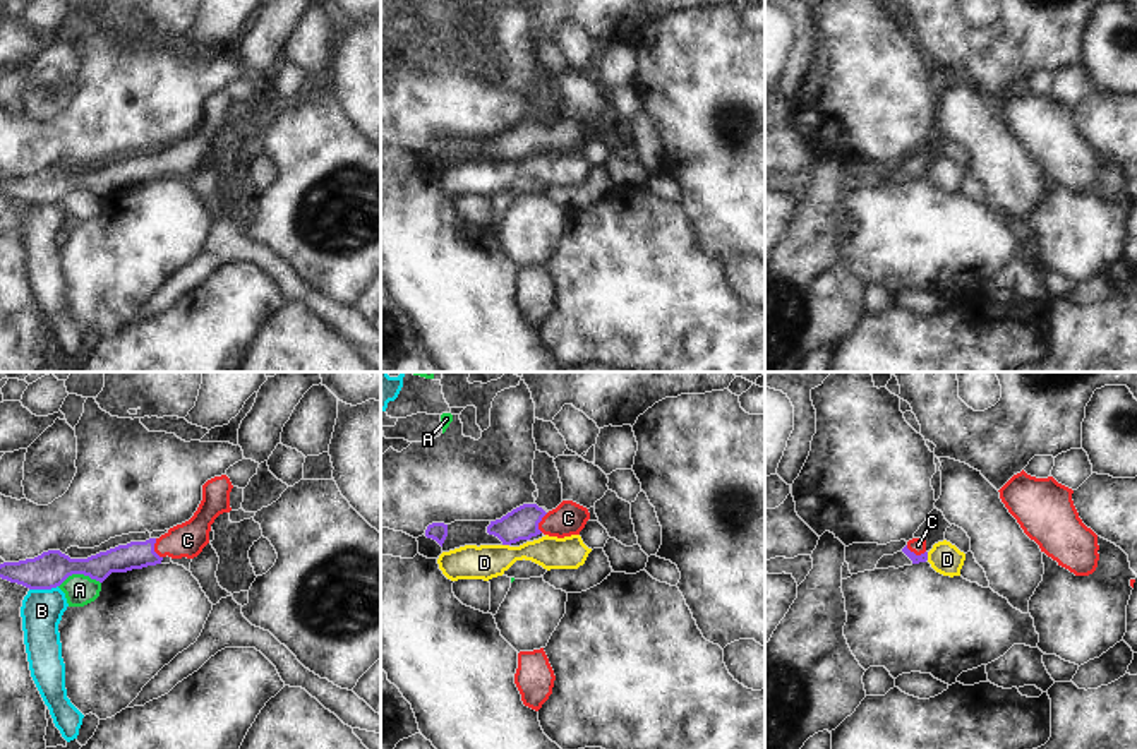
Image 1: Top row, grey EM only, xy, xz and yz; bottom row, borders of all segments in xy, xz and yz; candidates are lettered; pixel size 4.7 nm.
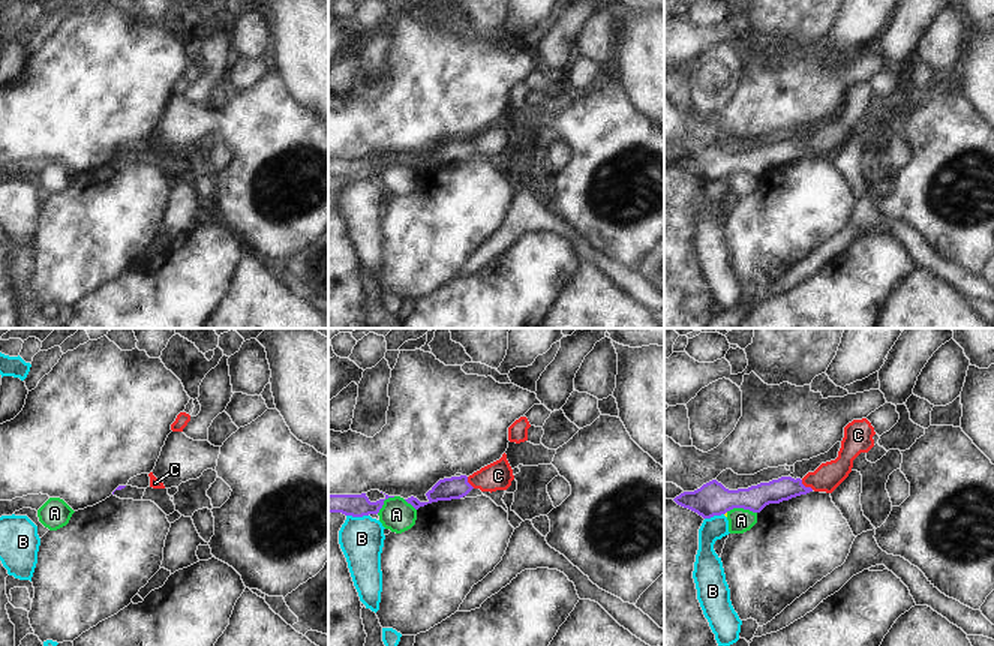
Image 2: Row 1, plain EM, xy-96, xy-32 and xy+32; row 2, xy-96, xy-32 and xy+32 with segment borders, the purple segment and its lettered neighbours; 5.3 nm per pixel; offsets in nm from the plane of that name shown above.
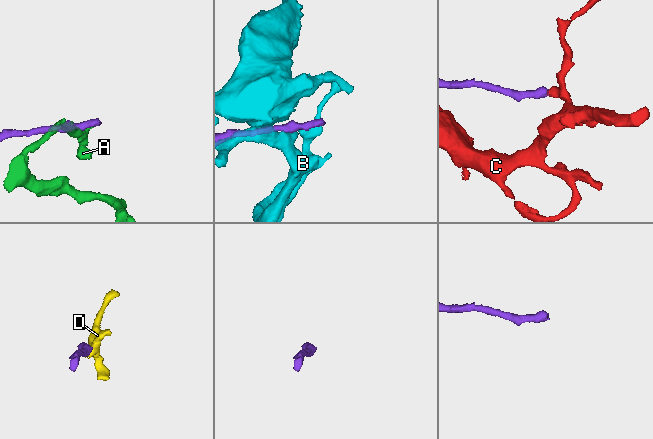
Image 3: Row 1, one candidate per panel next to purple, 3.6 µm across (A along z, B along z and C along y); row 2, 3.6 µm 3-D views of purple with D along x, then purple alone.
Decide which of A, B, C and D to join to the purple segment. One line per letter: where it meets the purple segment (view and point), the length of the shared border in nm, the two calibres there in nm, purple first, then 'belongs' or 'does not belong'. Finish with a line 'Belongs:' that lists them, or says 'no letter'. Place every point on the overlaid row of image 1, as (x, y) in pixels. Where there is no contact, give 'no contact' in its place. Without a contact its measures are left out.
A: contact xy (79, 573); length 200 nm; calibres 170 and 150 nm; does not belong
B: contact xy (43, 588); length 140 nm; calibres 170 and 200 nm; does not belong
C: contact xy (153, 549); length 100 nm; calibres 130 and 160 nm; belongs
D: contact yz (926, 556); length 40 nm; calibres 50 and 150 nm; does not belong
Belongs: C

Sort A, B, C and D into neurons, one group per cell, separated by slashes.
A / B D / C

